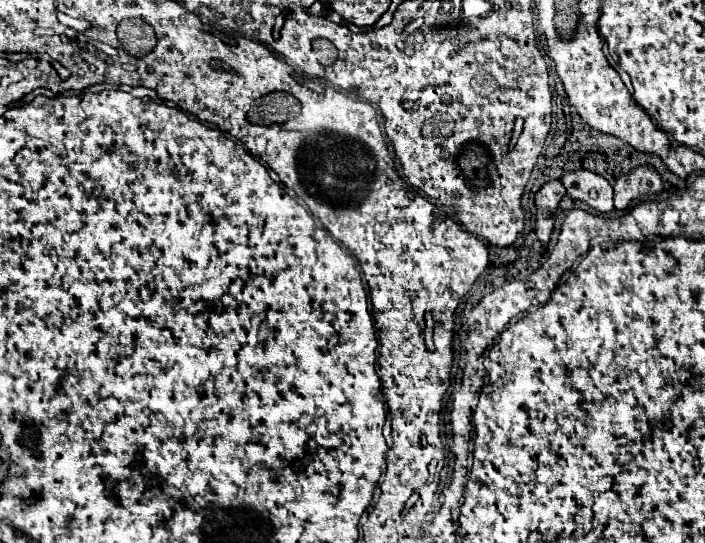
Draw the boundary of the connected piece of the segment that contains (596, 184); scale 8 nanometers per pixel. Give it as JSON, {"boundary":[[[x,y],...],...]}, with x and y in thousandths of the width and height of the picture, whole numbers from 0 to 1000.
{"boundary":[[[833,311],[807,315],[796,326],[796,337],[810,366],[830,370],[835,381],[852,392],[864,392],[870,385],[870,344],[850,319]]]}

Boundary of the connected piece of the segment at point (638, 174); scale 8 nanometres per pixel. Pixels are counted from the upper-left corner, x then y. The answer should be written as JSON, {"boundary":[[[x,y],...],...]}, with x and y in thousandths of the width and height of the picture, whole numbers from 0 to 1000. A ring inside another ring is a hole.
{"boundary":[[[909,304],[889,322],[881,322],[872,337],[872,385],[887,385],[906,359],[923,359],[938,352],[938,326],[923,304]]]}

